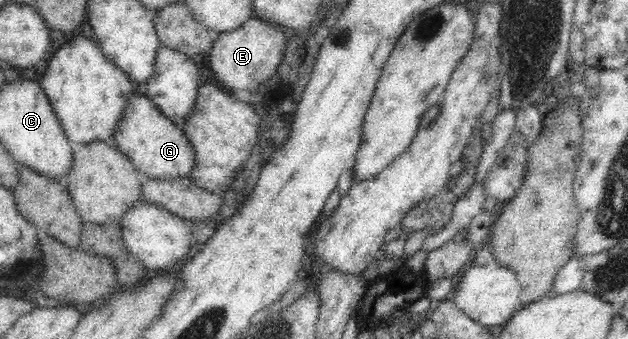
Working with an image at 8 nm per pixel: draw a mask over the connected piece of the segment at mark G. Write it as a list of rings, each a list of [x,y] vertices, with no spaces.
[[[133,96],[124,110],[112,143],[136,166],[146,179],[186,179],[196,165],[196,155],[183,129],[169,120],[148,96]]]

